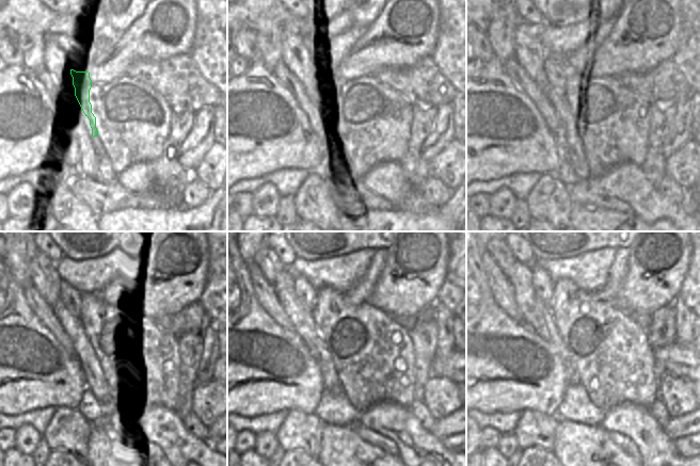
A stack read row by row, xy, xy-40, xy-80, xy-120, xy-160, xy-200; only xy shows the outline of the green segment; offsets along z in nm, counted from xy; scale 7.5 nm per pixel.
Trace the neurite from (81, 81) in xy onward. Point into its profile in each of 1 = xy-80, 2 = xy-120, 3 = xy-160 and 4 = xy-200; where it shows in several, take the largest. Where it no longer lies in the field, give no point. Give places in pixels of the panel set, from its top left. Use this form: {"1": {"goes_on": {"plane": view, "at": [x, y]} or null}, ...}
{"1": {"goes_on": {"plane": "xy-80", "at": [556, 70]}}, "2": {"goes_on": {"plane": "xy-120", "at": [72, 299]}}, "3": {"goes_on": {"plane": "xy-160", "at": [305, 292]}}, "4": {"goes_on": {"plane": "xy-200", "at": [543, 285]}}}

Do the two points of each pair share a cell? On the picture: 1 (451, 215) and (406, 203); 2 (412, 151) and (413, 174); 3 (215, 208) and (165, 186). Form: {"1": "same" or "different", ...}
{"1": "different", "2": "same", "3": "different"}

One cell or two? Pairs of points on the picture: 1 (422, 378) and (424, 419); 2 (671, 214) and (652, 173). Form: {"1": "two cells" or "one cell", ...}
{"1": "two cells", "2": "two cells"}

